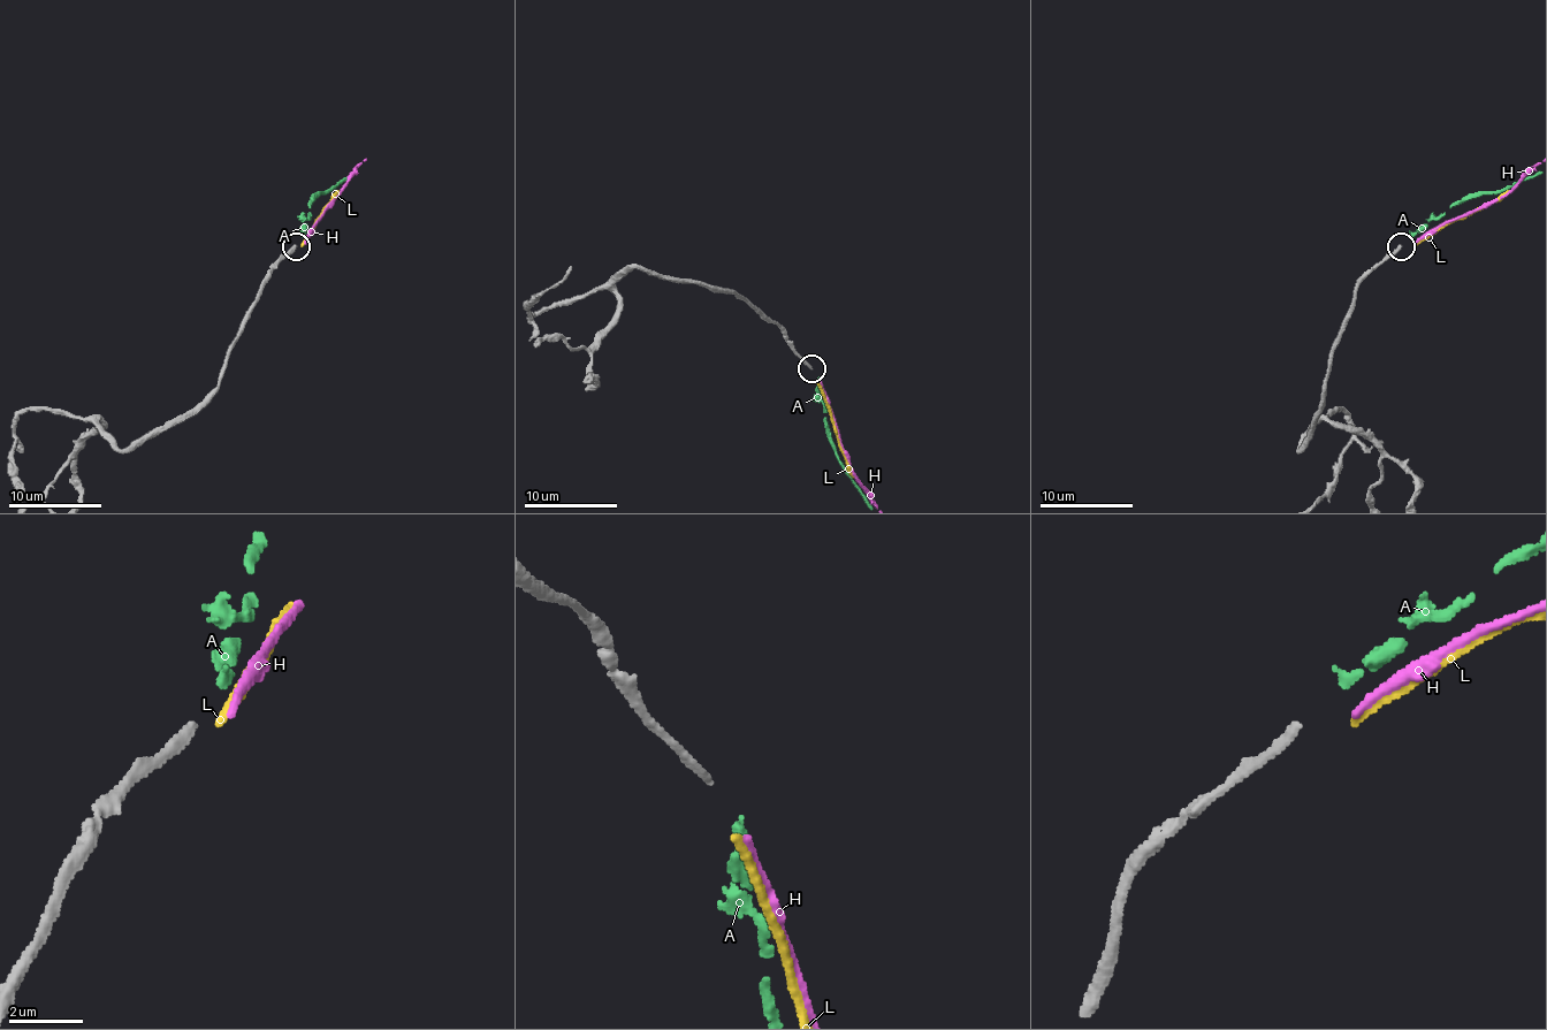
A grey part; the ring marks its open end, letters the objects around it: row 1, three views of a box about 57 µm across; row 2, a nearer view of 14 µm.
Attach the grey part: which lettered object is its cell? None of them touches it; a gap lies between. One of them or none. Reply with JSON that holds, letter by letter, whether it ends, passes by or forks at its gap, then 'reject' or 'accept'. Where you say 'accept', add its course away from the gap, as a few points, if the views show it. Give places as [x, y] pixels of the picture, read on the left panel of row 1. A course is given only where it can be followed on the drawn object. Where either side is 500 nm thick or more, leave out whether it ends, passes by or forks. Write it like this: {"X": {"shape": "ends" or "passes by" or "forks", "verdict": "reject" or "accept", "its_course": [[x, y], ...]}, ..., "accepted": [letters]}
{"A": {"shape": "ends", "verdict": "accept"}, "H": {"shape": "ends", "verdict": "reject"}, "L": {"shape": "ends", "verdict": "reject"}, "accepted": ["A"]}

